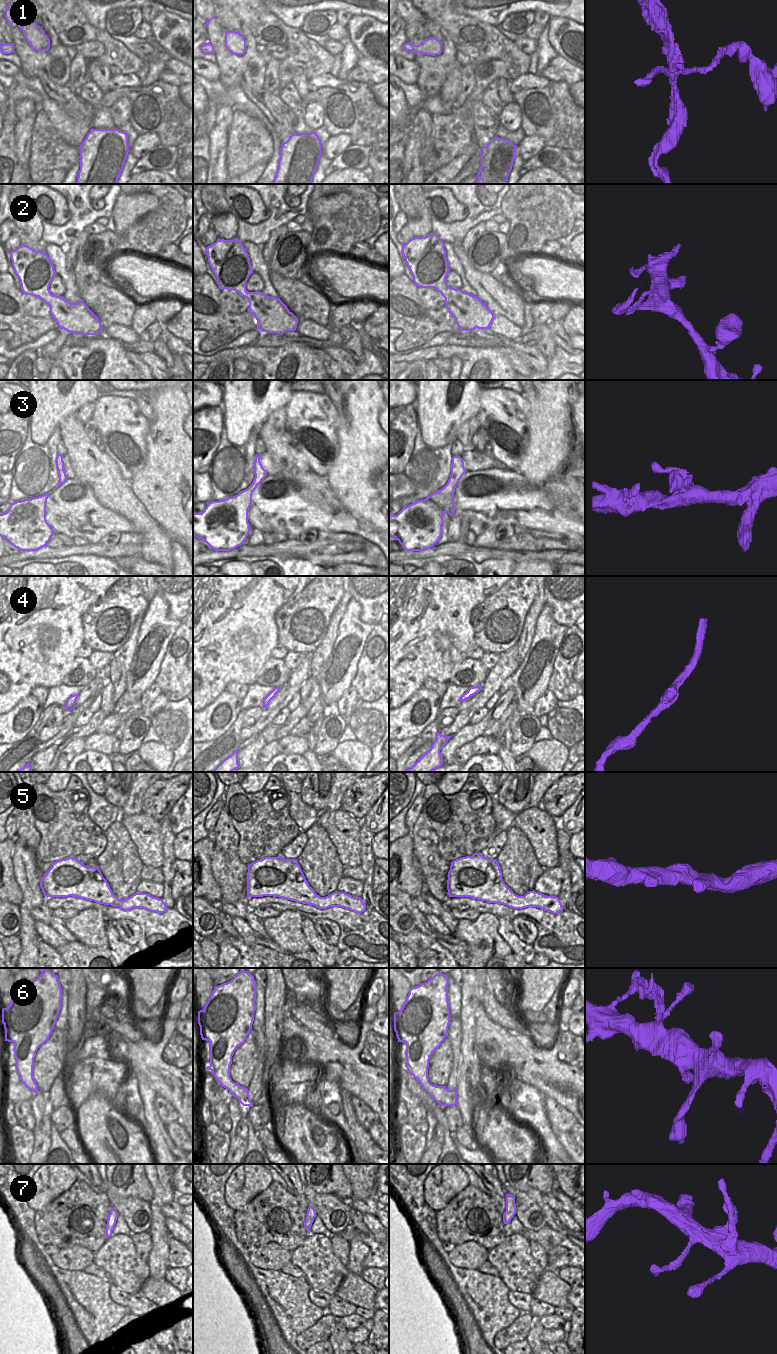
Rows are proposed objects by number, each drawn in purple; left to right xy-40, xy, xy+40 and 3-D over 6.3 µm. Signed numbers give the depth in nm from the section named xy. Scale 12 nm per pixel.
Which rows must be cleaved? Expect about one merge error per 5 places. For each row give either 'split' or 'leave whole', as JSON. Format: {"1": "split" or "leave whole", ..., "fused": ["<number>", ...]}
{"1": "split", "2": "leave whole", "3": "leave whole", "4": "leave whole", "5": "leave whole", "6": "leave whole", "7": "split", "fused": ["1", "7"]}

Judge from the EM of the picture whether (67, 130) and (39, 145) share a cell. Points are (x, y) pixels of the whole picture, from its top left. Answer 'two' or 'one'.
two

